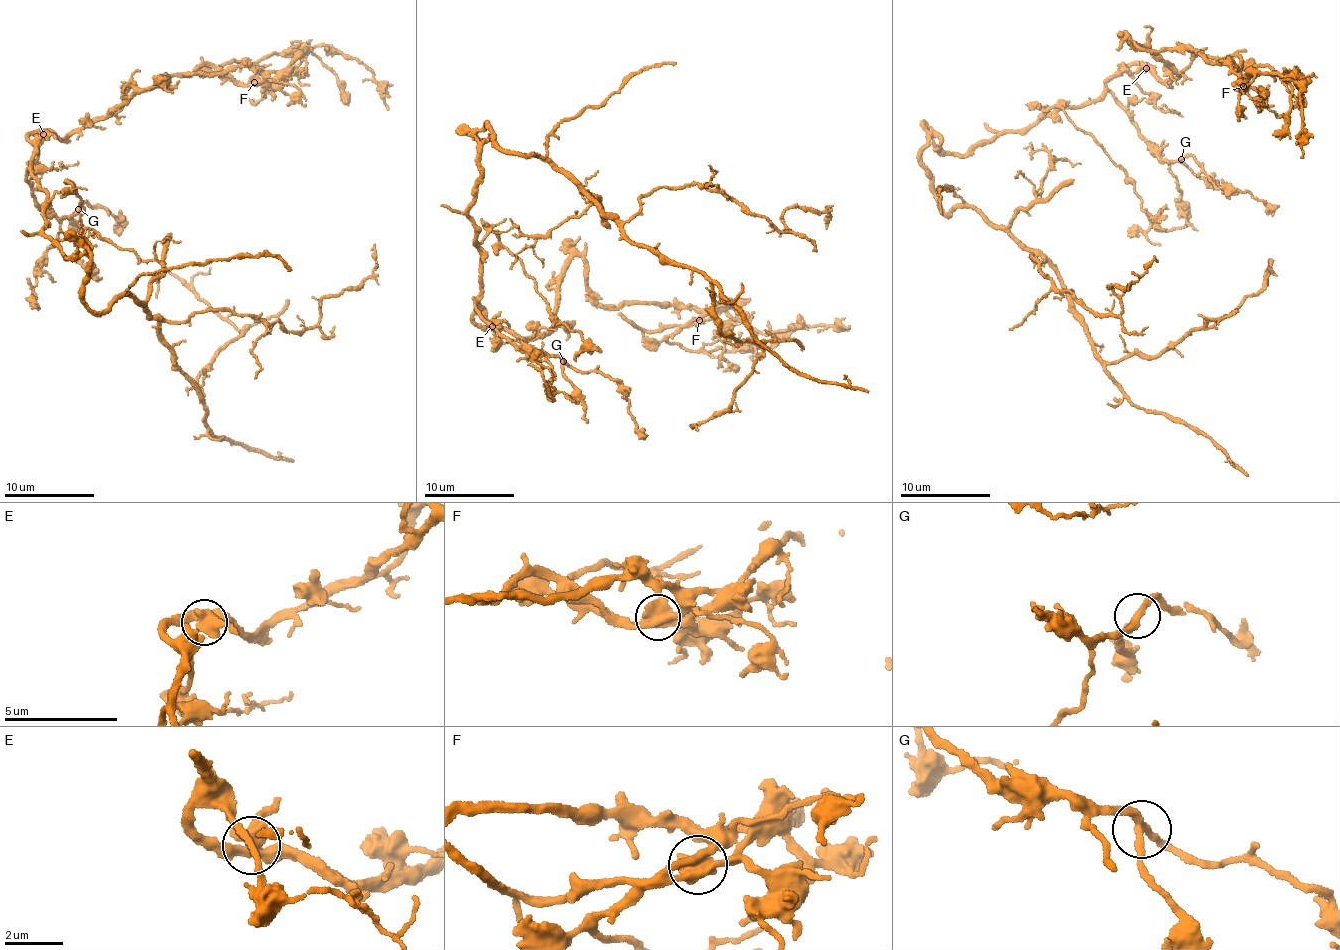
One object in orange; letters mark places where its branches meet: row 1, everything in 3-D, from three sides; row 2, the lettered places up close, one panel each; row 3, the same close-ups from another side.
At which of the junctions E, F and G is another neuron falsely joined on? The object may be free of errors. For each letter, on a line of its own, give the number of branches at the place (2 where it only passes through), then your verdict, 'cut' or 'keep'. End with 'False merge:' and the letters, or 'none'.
E: 3 | keep
F: 3 | cut
G: 3 | keep
False merge: F

